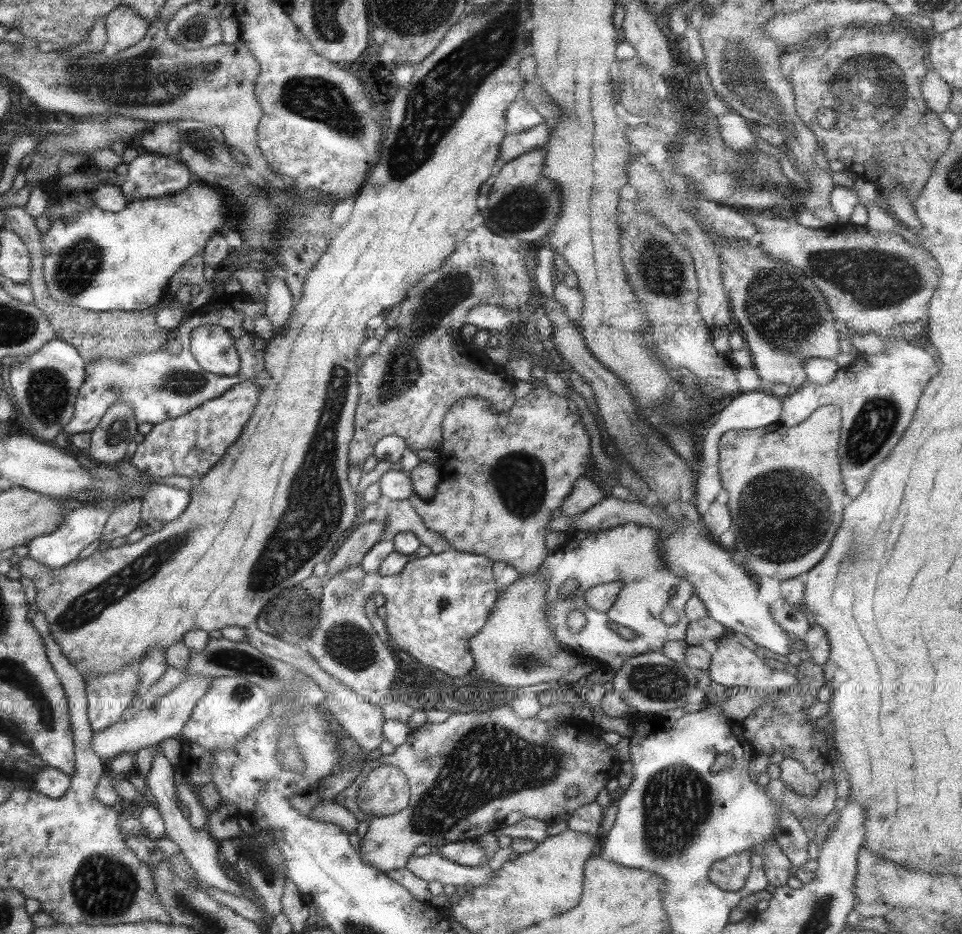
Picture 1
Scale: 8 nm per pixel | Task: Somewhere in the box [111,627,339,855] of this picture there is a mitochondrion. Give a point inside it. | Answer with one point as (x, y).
(234, 657)

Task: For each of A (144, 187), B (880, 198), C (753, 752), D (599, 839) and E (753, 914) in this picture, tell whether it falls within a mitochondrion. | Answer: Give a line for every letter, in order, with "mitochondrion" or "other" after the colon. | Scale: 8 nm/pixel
A: other
B: other
C: other
D: other
E: other

